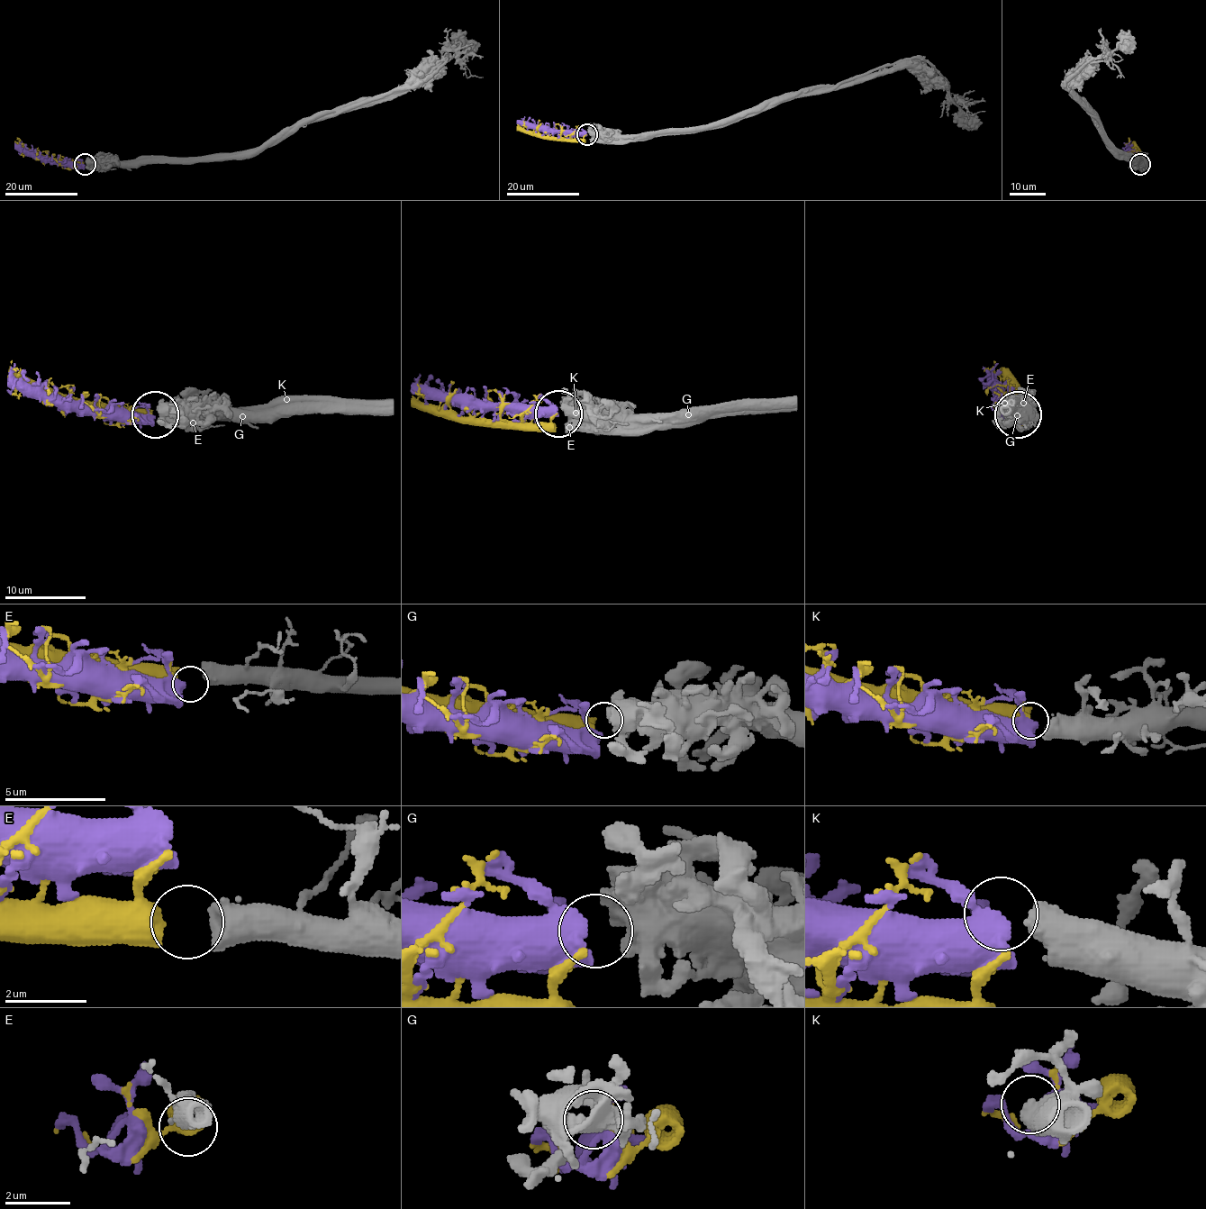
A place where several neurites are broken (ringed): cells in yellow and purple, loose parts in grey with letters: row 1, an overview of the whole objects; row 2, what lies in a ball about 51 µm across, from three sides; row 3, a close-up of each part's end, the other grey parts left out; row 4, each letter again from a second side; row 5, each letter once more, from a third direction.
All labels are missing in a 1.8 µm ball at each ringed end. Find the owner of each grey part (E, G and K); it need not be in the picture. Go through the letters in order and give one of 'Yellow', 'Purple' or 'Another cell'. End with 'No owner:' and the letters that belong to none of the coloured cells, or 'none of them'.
E: Yellow
G: Another cell
K: Purple
No owner: G

